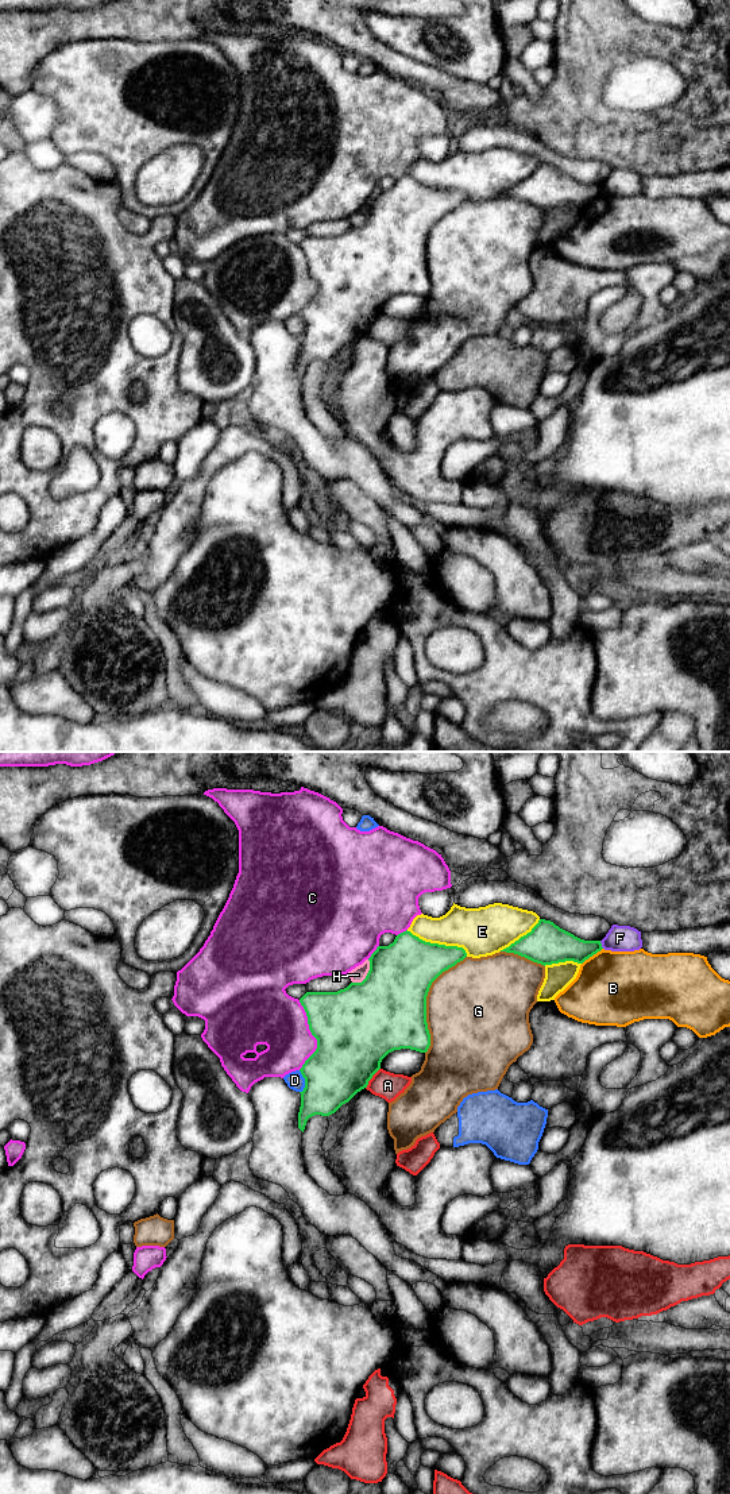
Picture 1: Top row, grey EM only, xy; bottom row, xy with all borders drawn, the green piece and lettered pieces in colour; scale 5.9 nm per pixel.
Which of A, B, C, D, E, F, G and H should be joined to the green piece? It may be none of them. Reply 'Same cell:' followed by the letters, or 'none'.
Same cell: none

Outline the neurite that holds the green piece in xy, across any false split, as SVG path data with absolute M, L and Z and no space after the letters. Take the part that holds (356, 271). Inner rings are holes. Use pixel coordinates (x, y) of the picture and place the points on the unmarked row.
M410 175L398 178L389 190L378 190L368 202L370 215L362 227L351 227L337 236L306 236L300 247L304 251L312 279L317 283L316 296L300 313L305 323L298 356L298 372L304 377L306 366L314 359L329 360L358 336L367 332L368 325L381 313L382 304L394 294L410 293L426 297L430 278L426 267L426 240L432 227L445 215L463 205L463 192L430 188Z

